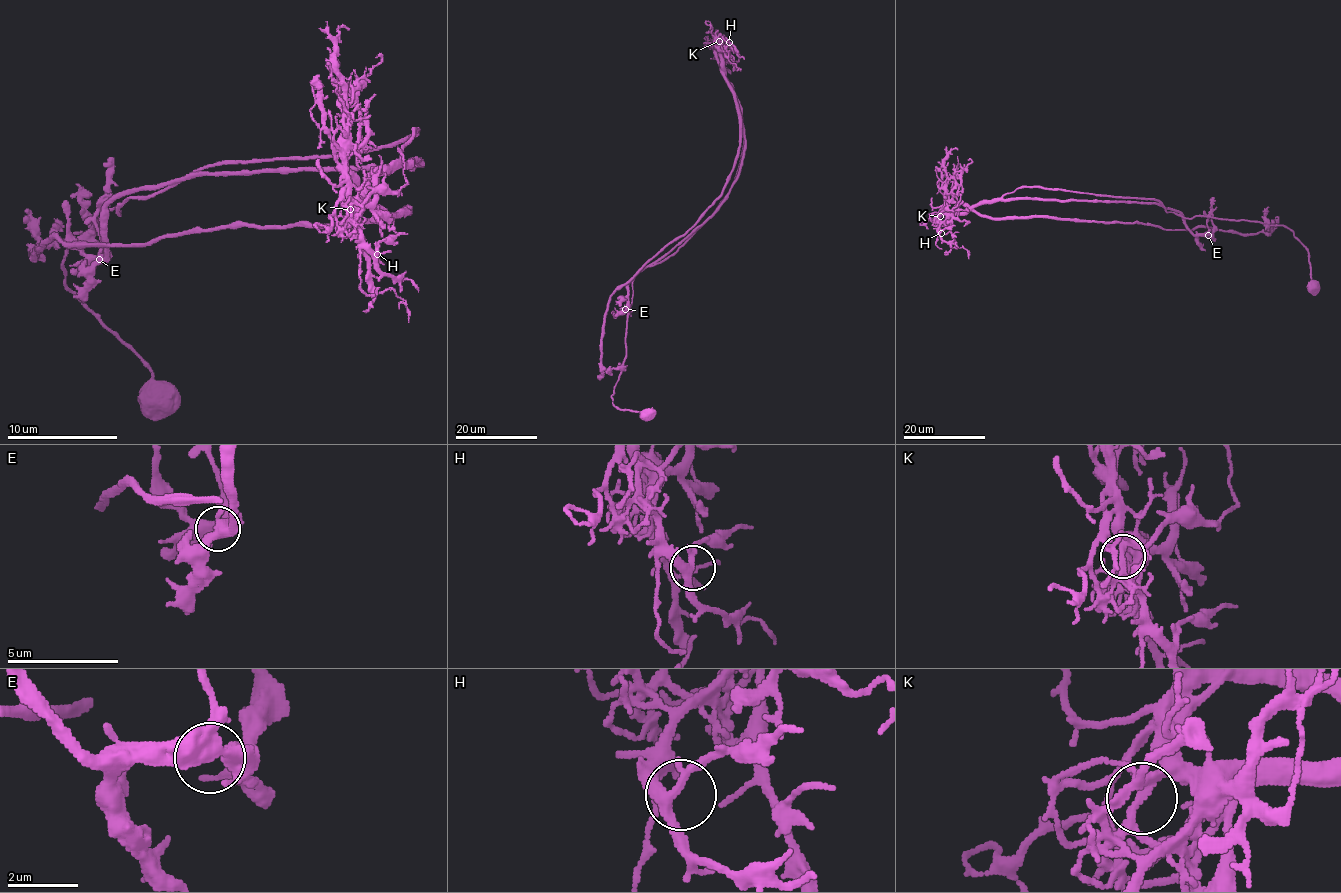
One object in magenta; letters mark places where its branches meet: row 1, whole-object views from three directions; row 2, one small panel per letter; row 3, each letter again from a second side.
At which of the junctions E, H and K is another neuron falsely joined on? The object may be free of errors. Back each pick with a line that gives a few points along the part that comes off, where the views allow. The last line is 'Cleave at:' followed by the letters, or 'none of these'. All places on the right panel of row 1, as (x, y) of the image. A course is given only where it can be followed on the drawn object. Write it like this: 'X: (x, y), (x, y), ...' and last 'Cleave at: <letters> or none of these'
K: (940, 216), (945, 204), (959, 202), (996, 217), (1142, 223), (1243, 234), (1267, 230), (1268, 207)
Cleave at: K

